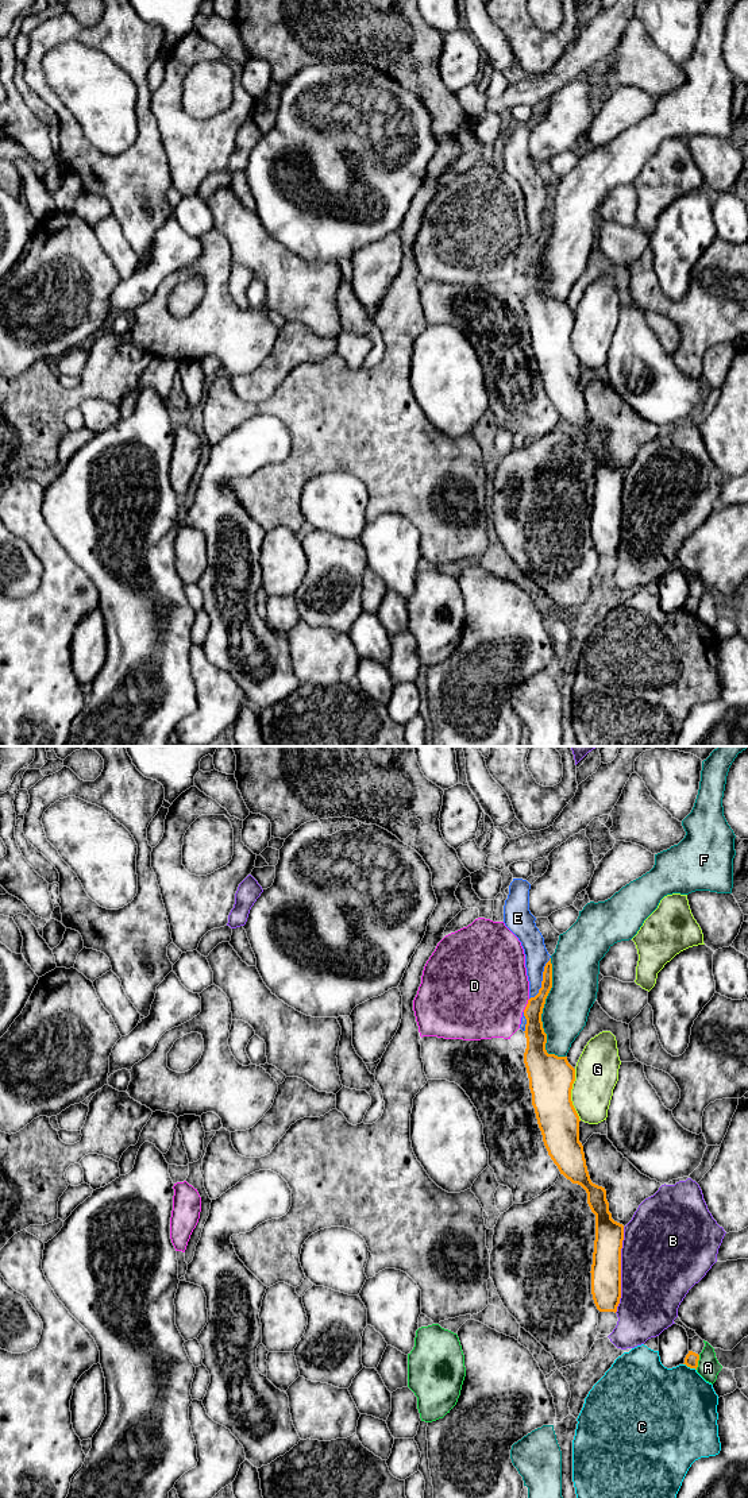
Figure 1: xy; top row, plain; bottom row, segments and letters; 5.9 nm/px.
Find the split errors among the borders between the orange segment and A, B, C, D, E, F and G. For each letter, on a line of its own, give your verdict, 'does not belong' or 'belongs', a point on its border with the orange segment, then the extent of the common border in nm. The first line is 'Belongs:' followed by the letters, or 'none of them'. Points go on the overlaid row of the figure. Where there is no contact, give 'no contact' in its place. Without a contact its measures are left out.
Belongs: E
A: does not belong | xy (697, 1362) | 90 nm
B: does not belong | xy (620, 1270) | 500 nm
C: does not belong | xy (690, 1367) | 90 nm
D: does not belong | xy (527, 1006) | 90 nm
E: belongs | xy (543, 979) | 280 nm
F: does not belong | xy (542, 1012) | 600 nm
G: does not belong | xy (570, 1095) | 320 nm

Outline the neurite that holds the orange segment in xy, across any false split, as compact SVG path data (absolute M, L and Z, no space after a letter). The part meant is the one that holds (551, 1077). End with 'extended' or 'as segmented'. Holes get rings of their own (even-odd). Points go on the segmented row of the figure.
M551 958L544 966L543 981L539 993L528 1000L524 1009L527 1019L525 1038L527 1049L524 1063L529 1078L532 1105L535 1108L539 1128L543 1135L548 1155L563 1174L572 1184L581 1185L587 1193L587 1204L595 1215L595 1240L591 1265L591 1294L599 1312L617 1312L621 1298L621 1248L624 1240L624 1225L612 1219L606 1190L591 1182L583 1146L579 1142L579 1116L571 1101L571 1089L575 1081L575 1069L568 1063L567 1057L548 1054L545 1050L547 1034L543 1028L541 1014L545 999L552 988Z; as segmented

